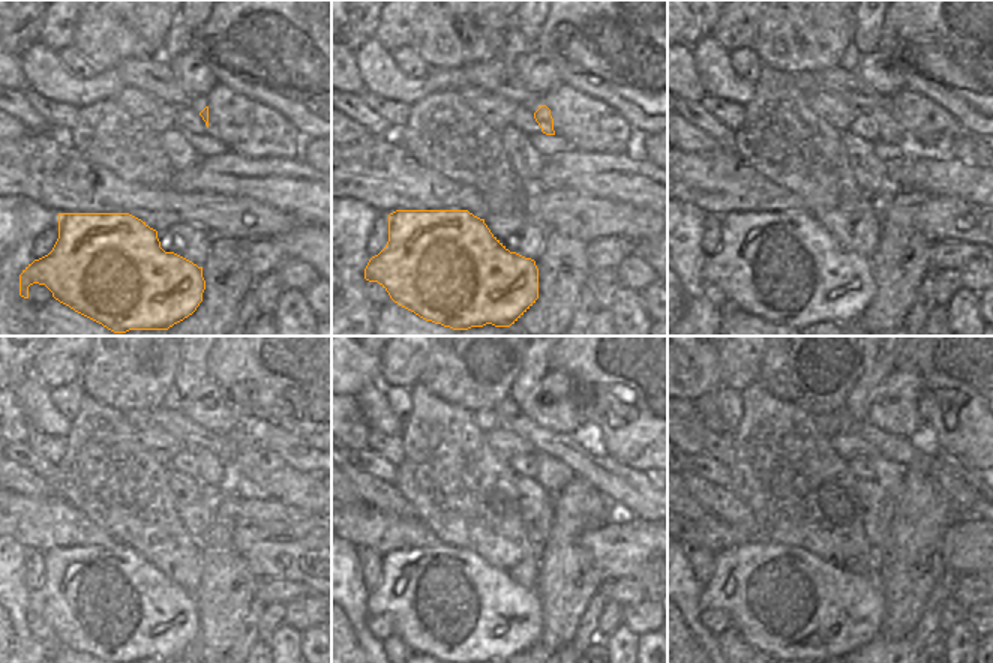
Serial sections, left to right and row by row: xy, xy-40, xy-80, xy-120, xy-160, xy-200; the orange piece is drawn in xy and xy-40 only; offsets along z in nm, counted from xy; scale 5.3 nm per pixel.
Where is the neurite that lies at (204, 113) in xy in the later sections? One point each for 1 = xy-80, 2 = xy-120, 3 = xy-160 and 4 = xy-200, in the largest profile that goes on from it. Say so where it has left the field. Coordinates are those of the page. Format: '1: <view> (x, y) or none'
1: xy-80 (888, 131)
2: xy-120 (212, 471)
3: xy-160 (554, 474)
4: xy-200 (890, 476)

